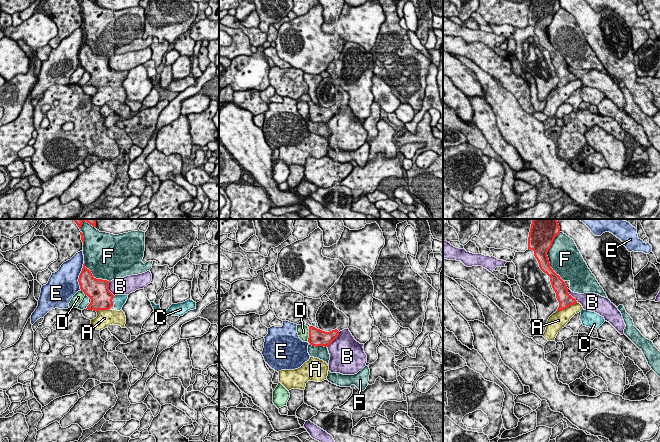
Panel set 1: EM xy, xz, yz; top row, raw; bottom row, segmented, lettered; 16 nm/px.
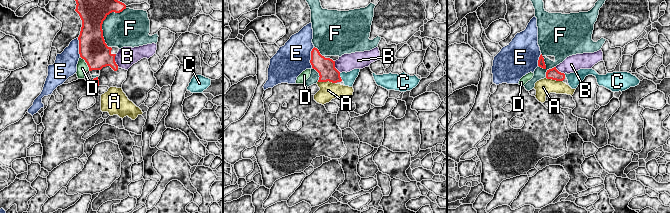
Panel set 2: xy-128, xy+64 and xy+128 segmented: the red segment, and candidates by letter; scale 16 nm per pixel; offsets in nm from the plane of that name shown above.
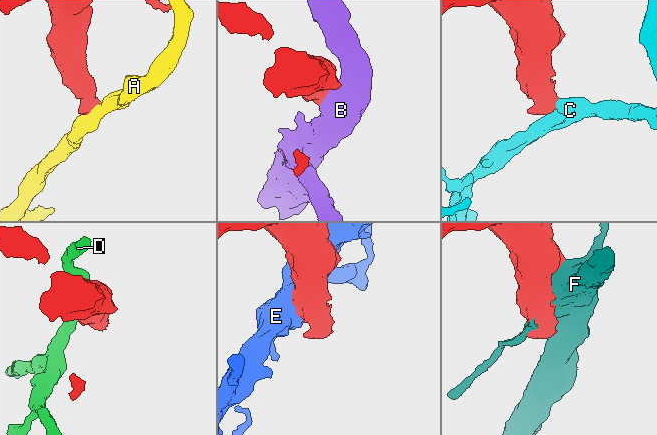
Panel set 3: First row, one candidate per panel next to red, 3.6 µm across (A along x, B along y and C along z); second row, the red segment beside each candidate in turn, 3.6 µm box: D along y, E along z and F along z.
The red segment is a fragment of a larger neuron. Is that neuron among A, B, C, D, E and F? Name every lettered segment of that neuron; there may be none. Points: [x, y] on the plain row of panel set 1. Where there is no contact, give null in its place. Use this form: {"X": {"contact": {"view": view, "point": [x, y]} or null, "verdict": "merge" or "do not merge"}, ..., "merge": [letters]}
{"A": {"contact": {"view": "yz", "point": [566, 83]}, "verdict": "do not merge"}, "B": {"contact": {"view": "xz", "point": [334, 115]}, "verdict": "do not merge"}, "C": {"contact": {"view": "xy", "point": [112, 77]}, "verdict": "merge"}, "D": {"contact": {"view": "xz", "point": [309, 111]}, "verdict": "do not merge"}, "E": {"contact": {"view": "xy", "point": [79, 52]}, "verdict": "do not merge"}, "F": {"contact": {"view": "yz", "point": [547, 33]}, "verdict": "do not merge"}, "merge": ["C"]}

